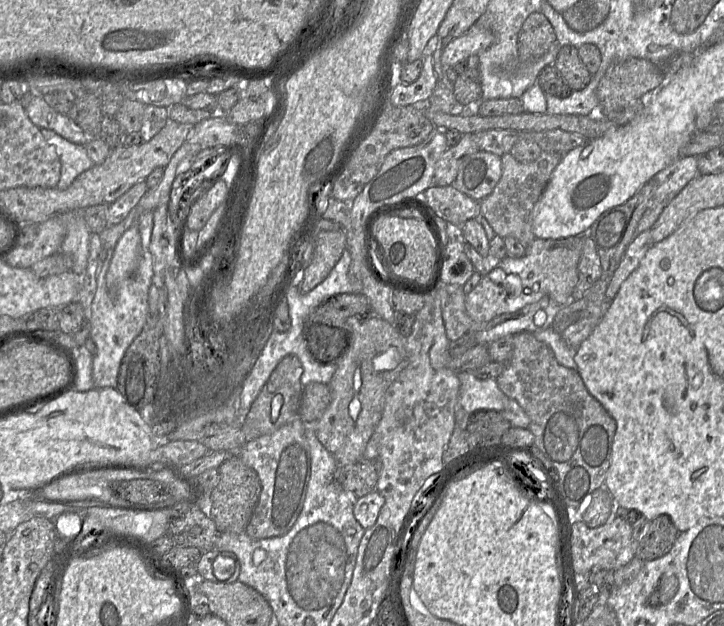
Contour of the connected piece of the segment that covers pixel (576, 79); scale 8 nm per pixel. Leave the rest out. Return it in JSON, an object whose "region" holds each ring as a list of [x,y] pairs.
{"region":[[[573,46],[560,47],[553,66],[573,91],[584,89],[592,80],[592,75],[579,58],[577,48]]]}

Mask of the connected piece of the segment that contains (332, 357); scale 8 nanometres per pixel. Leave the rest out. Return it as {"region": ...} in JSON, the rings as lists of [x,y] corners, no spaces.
{"region":[[[343,293],[331,297],[314,308],[304,320],[304,337],[311,358],[320,364],[335,365],[349,343],[349,318],[371,315],[367,297],[357,293]]]}

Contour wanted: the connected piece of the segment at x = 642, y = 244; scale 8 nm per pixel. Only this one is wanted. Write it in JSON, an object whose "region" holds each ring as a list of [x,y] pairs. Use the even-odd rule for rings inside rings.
{"region":[[[650,229],[640,233],[634,238],[626,249],[619,266],[614,272],[606,290],[607,301],[612,301],[618,293],[622,283],[636,270],[647,251],[654,245]]]}

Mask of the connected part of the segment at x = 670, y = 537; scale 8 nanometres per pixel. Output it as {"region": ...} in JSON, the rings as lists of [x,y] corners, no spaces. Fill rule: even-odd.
{"region":[[[660,515],[644,523],[640,530],[635,556],[642,561],[651,561],[666,555],[680,532],[667,515]]]}

